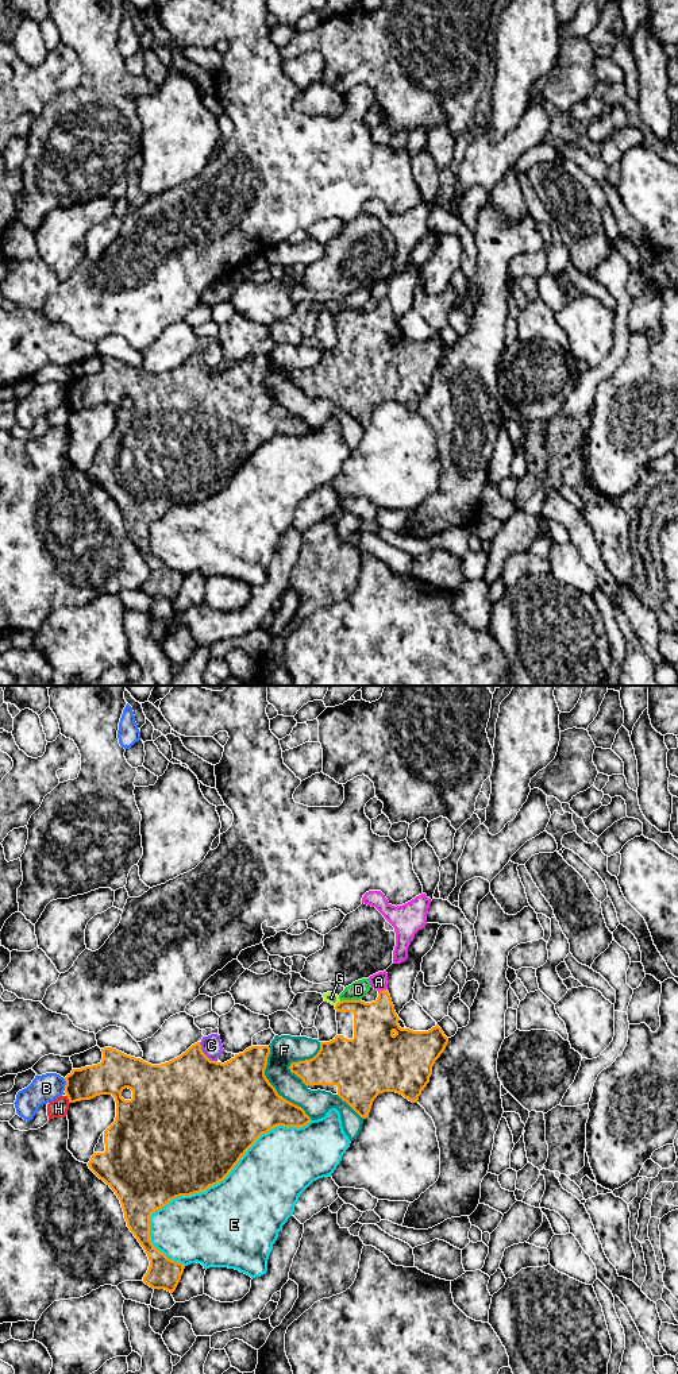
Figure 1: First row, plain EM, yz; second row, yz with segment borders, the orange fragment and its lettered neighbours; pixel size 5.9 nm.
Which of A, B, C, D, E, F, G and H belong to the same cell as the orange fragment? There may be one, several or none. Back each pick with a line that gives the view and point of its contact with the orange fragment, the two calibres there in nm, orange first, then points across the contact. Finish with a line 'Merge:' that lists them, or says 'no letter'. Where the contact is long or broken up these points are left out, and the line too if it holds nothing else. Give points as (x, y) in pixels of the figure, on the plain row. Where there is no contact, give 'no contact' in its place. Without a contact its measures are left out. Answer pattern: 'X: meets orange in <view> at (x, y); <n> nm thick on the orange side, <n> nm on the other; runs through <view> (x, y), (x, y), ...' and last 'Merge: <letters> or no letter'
Merge: no letter

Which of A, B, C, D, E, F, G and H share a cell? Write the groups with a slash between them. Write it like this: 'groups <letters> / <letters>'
groups A / B / C / D G / E / F / H

